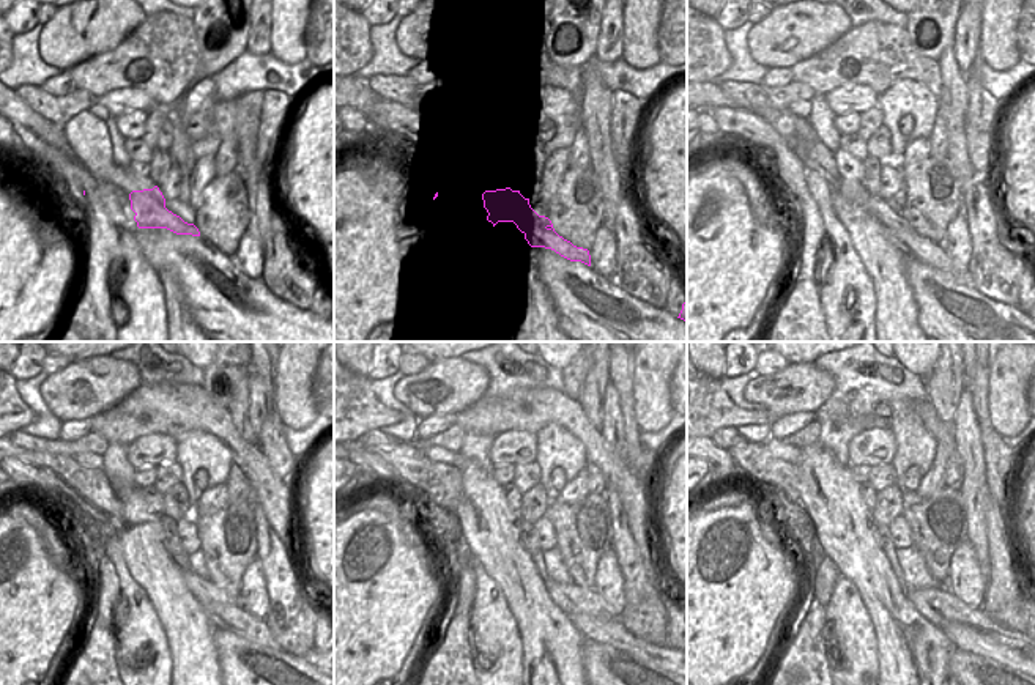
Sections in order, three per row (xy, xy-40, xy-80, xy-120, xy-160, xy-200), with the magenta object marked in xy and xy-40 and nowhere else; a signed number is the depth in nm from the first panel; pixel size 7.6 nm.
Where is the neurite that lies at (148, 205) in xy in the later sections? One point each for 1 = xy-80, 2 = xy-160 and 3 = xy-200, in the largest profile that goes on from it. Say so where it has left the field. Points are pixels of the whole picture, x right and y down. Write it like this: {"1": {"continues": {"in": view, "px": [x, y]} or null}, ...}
{"1": {"continues": {"in": "xy-80", "px": [931, 254]}}, "2": {"continues": {"in": "xy-160", "px": [612, 632]}}, "3": {"continues": {"in": "xy-200", "px": [966, 638]}}}

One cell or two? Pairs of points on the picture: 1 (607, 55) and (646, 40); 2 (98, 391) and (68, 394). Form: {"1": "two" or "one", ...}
{"1": "two", "2": "one"}

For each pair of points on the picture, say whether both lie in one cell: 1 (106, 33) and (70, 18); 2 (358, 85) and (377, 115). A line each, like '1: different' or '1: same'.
1: same
2: same

